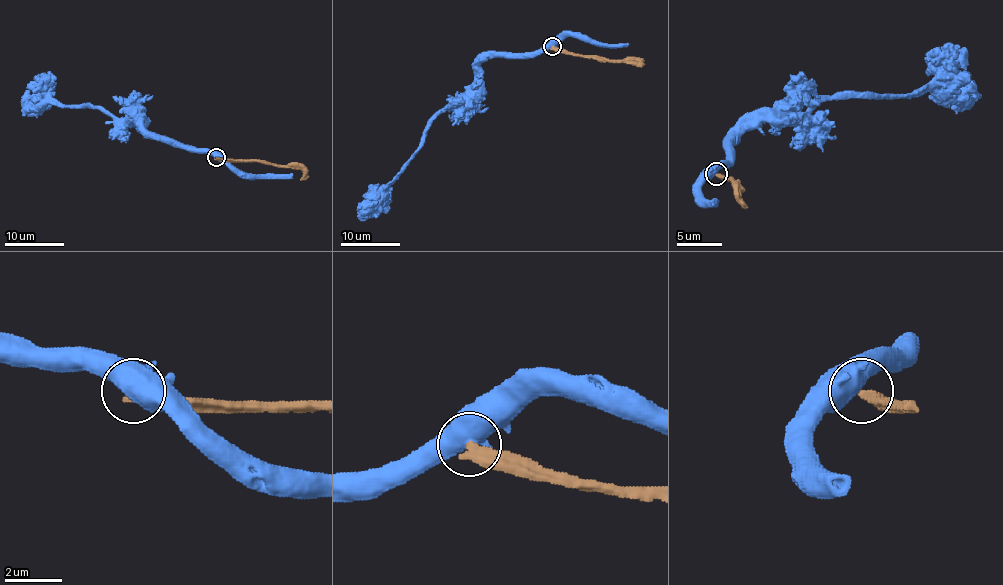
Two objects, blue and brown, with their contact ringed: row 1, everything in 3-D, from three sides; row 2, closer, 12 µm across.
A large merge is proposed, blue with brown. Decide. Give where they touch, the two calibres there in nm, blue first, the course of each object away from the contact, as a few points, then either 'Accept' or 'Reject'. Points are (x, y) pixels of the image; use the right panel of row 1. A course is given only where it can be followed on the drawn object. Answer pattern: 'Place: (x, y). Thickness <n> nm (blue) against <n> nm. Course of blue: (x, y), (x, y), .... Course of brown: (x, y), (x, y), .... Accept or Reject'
Place: (716, 174). Thickness 850 nm (blue) against 420 nm. Course of blue: (714, 174), (743, 132), (768, 120), (802, 116), (831, 98), (909, 98), (934, 91), (974, 91), (981, 98). Course of brown: (717, 174), (730, 179), (737, 185), (739, 197), (748, 208). Reject

